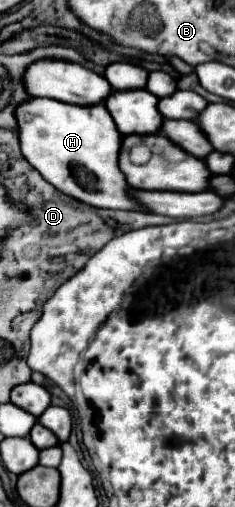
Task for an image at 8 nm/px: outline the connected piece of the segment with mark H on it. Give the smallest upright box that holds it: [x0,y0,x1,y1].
[16,99,148,213]

